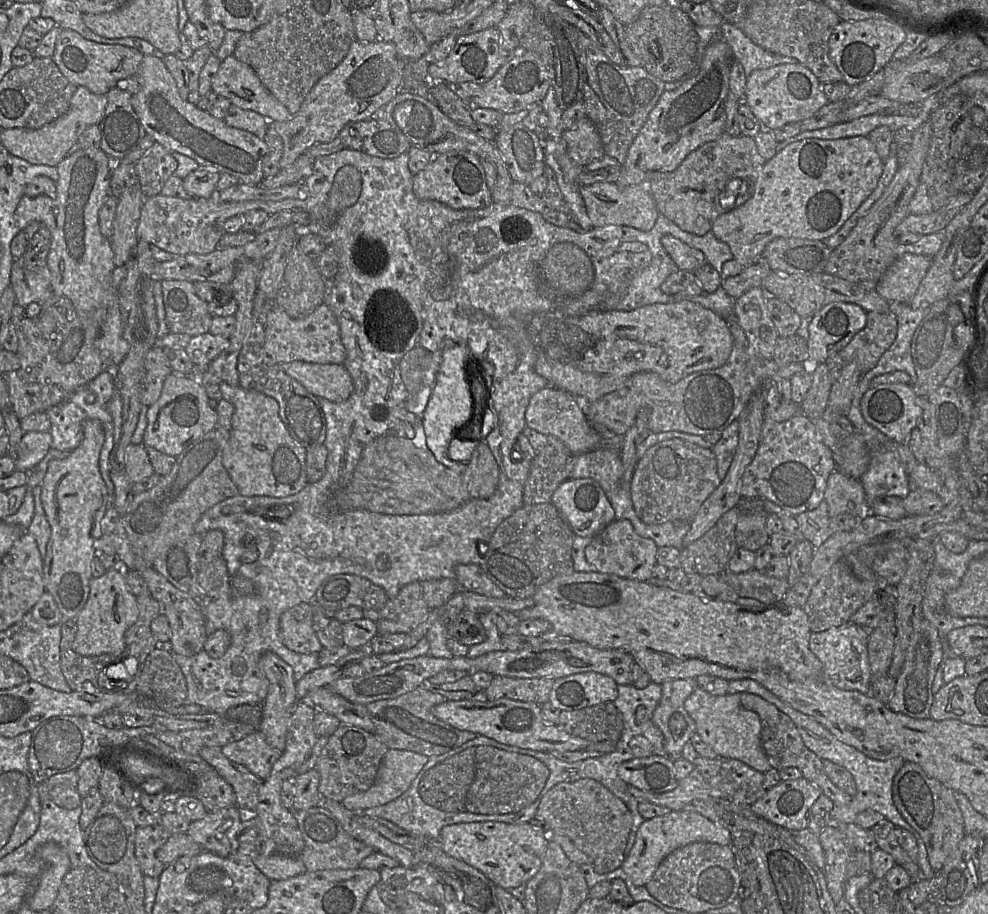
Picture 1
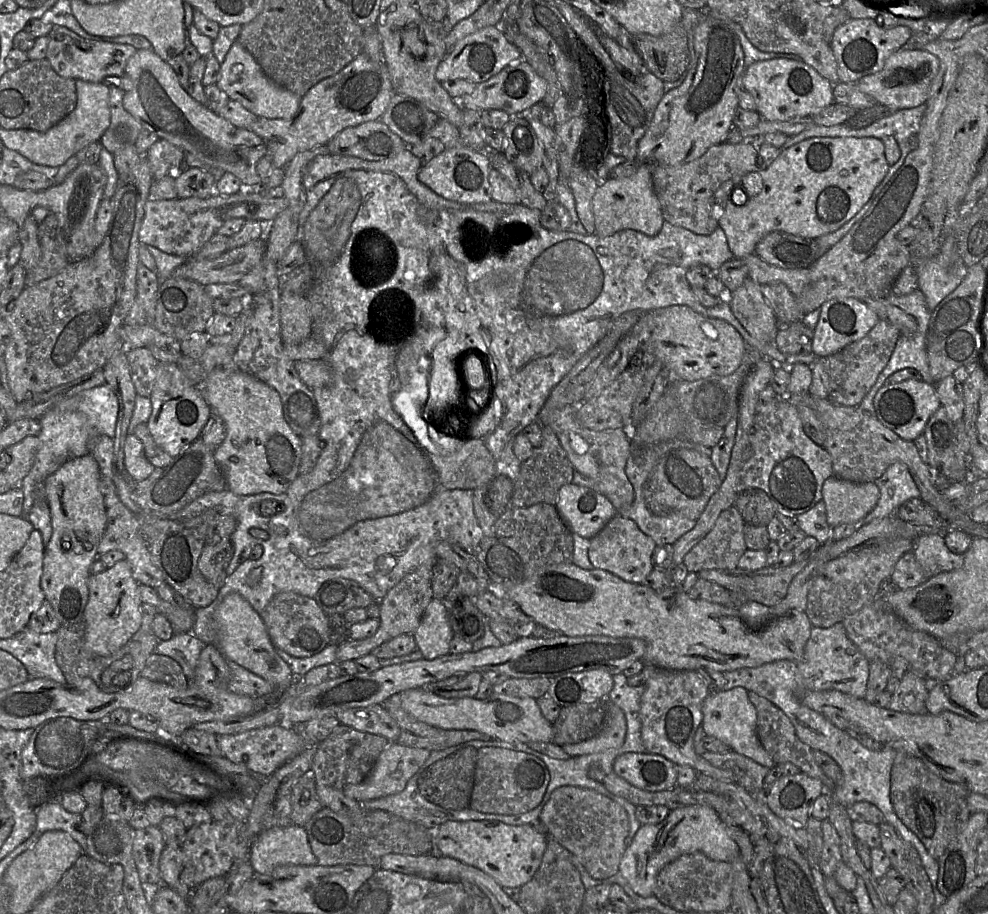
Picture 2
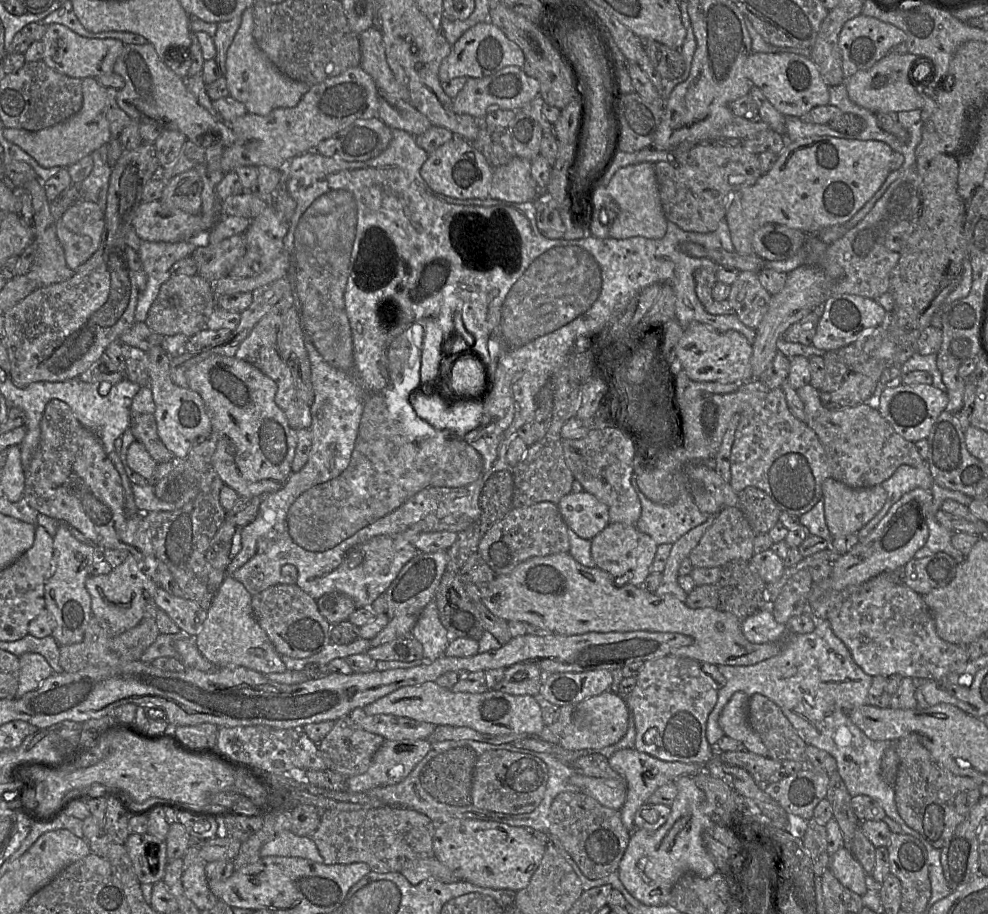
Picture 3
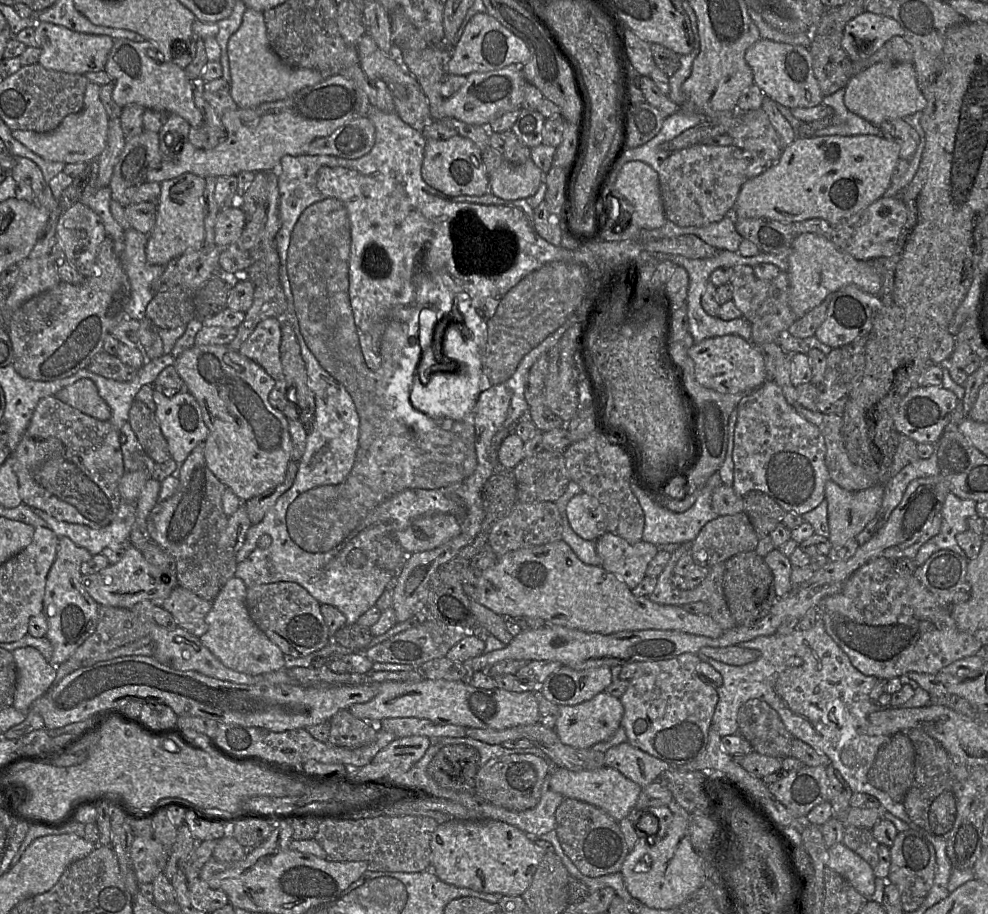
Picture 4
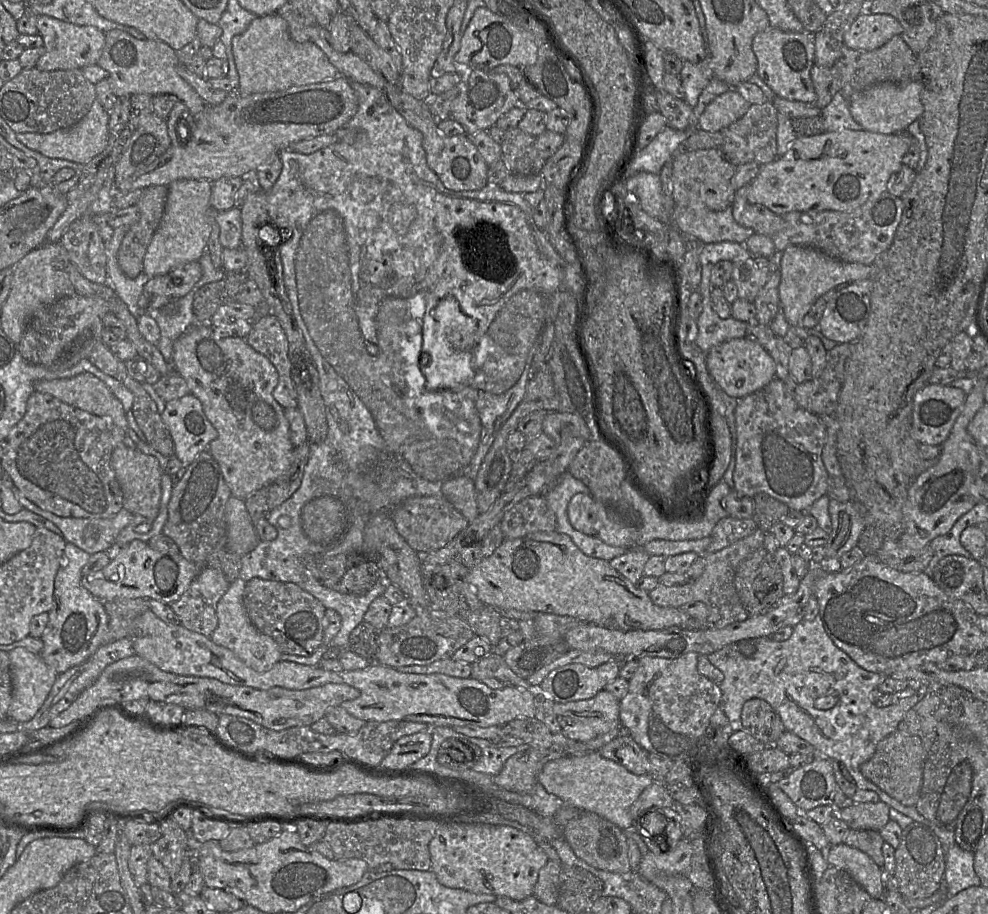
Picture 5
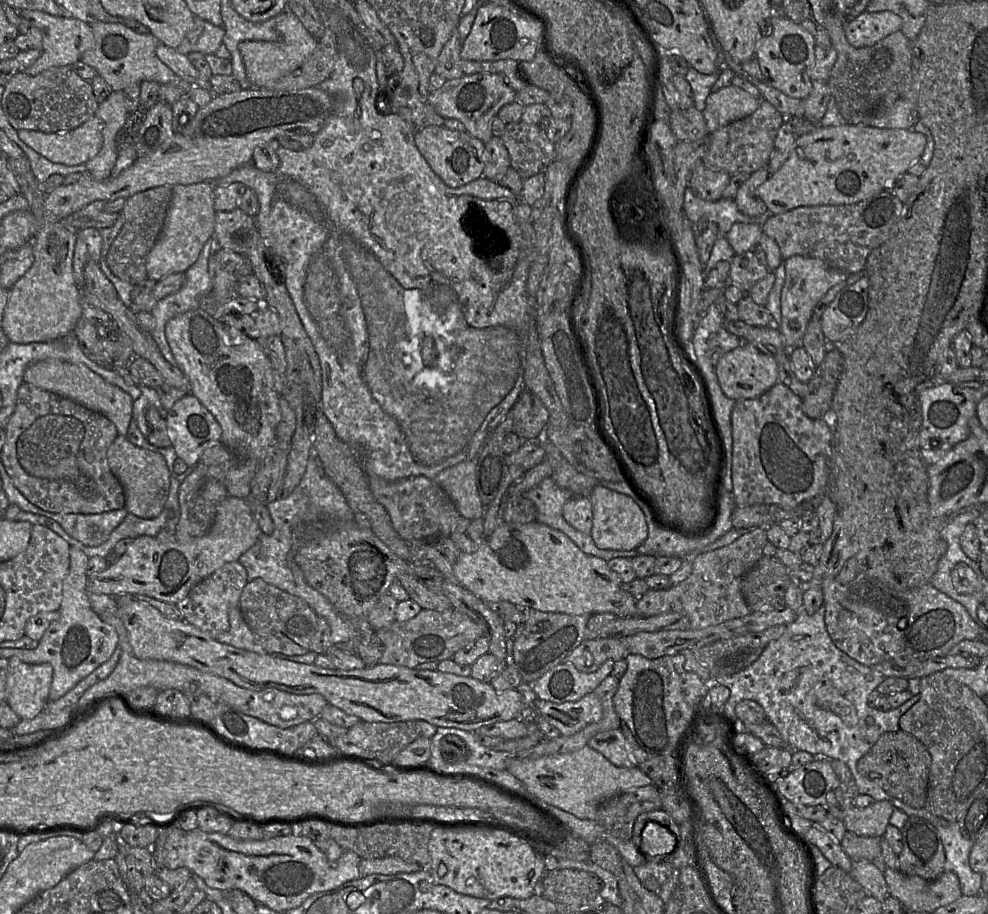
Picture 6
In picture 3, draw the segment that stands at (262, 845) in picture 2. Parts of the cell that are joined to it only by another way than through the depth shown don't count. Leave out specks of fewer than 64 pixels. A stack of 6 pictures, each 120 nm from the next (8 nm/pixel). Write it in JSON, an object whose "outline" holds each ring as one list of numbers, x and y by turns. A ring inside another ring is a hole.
{"outline":[[290,830,277,833,260,850,260,857,299,857,322,863,323,858,310,836,297,836]]}

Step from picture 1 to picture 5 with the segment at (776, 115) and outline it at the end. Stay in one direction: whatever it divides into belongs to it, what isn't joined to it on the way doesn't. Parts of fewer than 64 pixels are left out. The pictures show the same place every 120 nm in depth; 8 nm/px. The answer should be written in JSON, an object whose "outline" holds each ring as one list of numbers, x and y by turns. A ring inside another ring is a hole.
{"outline":[[768,26,754,36,752,50,757,59,758,76,777,96,790,101,815,103,816,93,810,75,815,46,810,34,805,31,785,32]]}

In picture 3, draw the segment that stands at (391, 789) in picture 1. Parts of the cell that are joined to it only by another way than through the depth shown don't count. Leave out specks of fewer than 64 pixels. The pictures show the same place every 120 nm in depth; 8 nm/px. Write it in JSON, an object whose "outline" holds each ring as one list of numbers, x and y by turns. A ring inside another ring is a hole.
{"outline":[[427,739,385,740,375,753,368,769,363,774,346,778,347,791,366,793,376,787,393,785,403,781,430,750]]}

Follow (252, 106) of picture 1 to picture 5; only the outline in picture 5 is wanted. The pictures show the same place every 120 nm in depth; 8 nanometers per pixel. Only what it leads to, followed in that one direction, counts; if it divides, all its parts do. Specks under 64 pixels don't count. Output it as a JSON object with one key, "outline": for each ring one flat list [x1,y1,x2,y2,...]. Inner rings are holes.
{"outline":[[278,14,255,18,242,34,233,37,232,50,239,74,239,87,236,93,242,96,326,82,339,75,316,44,311,41,294,41,290,37,286,21]]}

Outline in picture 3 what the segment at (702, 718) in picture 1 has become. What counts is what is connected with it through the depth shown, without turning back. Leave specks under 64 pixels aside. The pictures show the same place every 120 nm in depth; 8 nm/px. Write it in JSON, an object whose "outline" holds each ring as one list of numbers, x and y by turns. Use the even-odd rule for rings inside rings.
{"outline":[[735,692,723,707,718,723,724,735,740,741,745,750,767,757,767,748,747,721,749,700,744,692]]}

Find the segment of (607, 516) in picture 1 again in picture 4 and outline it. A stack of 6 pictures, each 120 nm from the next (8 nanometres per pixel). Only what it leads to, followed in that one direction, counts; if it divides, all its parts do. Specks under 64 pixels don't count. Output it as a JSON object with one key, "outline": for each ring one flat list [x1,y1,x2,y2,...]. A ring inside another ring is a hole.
{"outline":[[580,493,567,504,566,515,571,529,582,539,597,541,606,530,606,520,597,501]]}

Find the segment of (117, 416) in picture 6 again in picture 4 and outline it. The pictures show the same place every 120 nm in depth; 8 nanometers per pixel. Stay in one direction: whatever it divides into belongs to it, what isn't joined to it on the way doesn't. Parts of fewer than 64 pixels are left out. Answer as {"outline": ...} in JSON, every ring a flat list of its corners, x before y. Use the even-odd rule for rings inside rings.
{"outline":[[82,378,64,387,54,396,71,407,98,420,107,421,110,419,110,407,100,397,94,382,88,378]]}

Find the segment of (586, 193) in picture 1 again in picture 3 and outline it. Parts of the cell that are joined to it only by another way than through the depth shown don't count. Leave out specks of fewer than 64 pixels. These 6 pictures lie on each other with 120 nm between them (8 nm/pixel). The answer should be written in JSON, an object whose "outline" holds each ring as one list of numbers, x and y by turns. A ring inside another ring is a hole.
{"outline":[[643,162,620,168,607,184,606,191,616,205,616,210,609,210,606,214,611,223,609,238,664,237,668,220,662,209,654,164]]}

